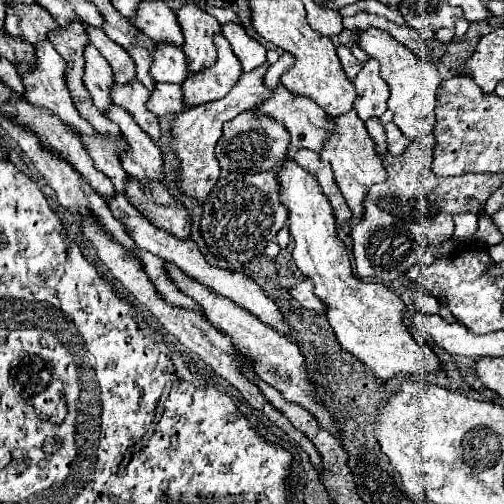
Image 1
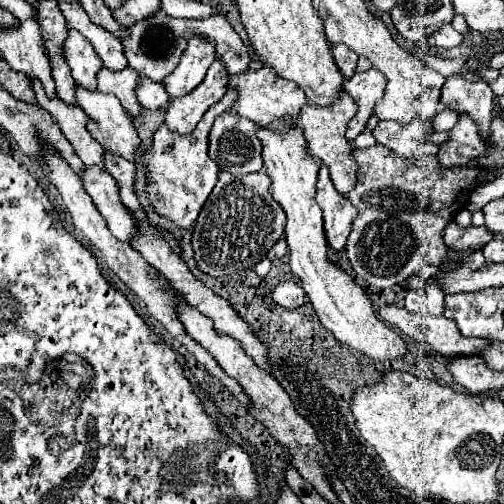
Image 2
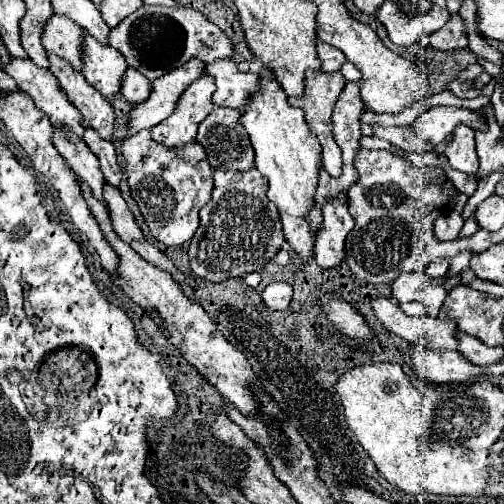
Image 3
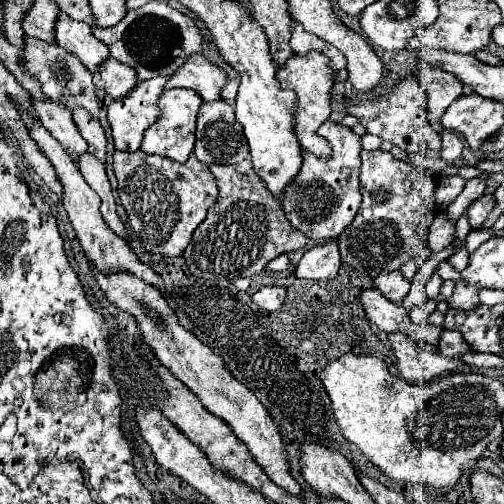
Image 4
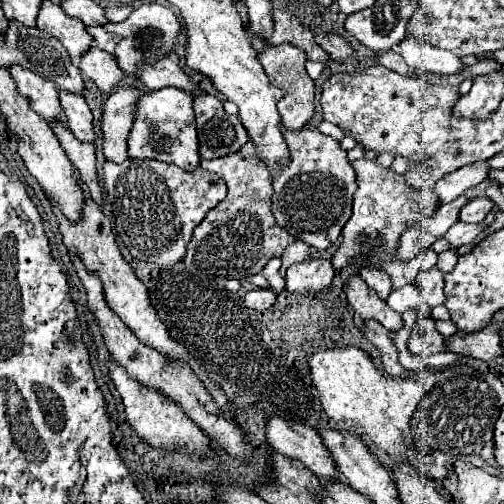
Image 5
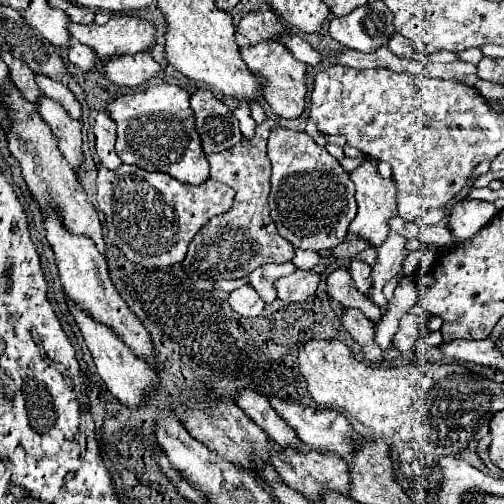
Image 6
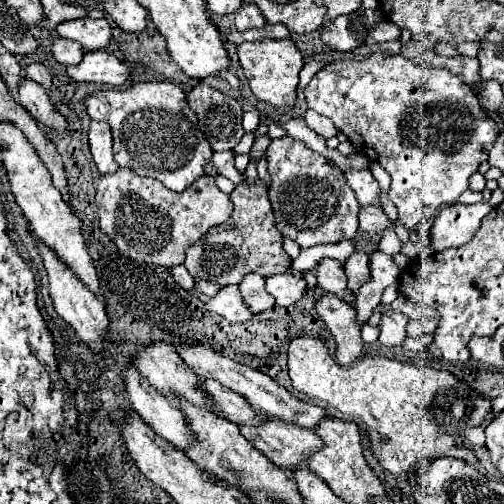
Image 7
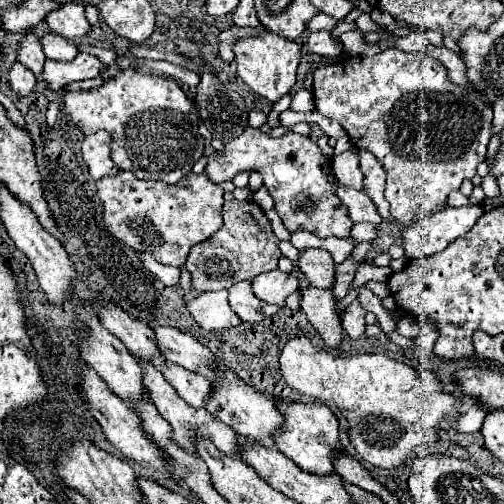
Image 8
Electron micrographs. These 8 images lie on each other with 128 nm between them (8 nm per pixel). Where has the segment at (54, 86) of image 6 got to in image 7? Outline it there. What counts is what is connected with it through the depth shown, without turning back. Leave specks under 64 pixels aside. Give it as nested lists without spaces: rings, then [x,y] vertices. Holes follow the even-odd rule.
[[[30,62],[24,72],[26,72],[26,78],[30,78],[30,80],[38,82],[40,86],[44,86],[46,90],[50,90],[52,80],[50,80],[50,74],[42,62]]]

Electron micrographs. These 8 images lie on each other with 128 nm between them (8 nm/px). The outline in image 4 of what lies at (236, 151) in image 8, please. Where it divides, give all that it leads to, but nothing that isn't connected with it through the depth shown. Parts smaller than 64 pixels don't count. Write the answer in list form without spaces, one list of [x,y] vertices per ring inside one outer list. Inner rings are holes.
[[[324,122],[318,128],[318,136],[326,138],[332,146],[332,156],[328,160],[320,160],[318,156],[312,156],[310,152],[302,152],[302,168],[288,184],[282,196],[282,208],[292,224],[292,228],[300,230],[314,242],[334,240],[340,236],[340,232],[352,222],[356,216],[358,204],[360,204],[360,138],[352,134],[350,128],[344,128],[336,122]]]

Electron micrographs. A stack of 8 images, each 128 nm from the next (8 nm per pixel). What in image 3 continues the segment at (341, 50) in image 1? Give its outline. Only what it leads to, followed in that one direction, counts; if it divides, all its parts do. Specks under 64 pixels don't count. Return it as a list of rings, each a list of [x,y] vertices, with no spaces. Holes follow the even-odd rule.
[[[318,40],[316,52],[318,52],[318,60],[322,62],[322,68],[324,68],[326,72],[336,72],[336,70],[340,70],[342,64],[346,62],[346,56],[344,56],[338,48],[334,48],[334,46],[326,44],[326,42],[320,42],[320,40]]]

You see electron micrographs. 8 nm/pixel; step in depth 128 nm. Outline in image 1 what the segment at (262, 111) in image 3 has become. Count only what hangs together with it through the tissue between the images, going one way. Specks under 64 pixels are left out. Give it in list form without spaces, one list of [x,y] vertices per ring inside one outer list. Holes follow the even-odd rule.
[[[286,158],[278,170],[278,182],[280,200],[288,208],[290,238],[294,240],[292,258],[298,270],[312,280],[316,296],[324,302],[328,322],[340,346],[370,366],[382,380],[394,378],[396,374],[438,372],[440,362],[436,354],[428,346],[420,346],[404,326],[404,302],[386,286],[354,276],[348,252],[336,234],[336,218],[332,216],[330,202],[324,198],[318,180],[292,158]]]

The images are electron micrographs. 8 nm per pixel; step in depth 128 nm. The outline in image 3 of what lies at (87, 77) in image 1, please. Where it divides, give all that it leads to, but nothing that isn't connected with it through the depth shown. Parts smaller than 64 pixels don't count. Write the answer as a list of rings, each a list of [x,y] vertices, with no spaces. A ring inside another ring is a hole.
[[[52,14],[48,24],[44,24],[44,48],[48,52],[56,52],[60,58],[68,60],[76,70],[82,66],[82,28],[68,20],[66,16]]]

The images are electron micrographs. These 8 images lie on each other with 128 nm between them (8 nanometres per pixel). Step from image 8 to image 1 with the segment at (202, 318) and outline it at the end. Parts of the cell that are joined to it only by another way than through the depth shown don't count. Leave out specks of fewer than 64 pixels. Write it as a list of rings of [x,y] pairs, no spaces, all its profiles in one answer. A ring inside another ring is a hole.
[[[302,280],[298,282],[294,288],[290,288],[290,294],[294,300],[298,300],[304,308],[308,310],[324,310],[324,304],[318,300],[318,296],[314,294],[314,288],[312,288],[312,282],[310,280]]]

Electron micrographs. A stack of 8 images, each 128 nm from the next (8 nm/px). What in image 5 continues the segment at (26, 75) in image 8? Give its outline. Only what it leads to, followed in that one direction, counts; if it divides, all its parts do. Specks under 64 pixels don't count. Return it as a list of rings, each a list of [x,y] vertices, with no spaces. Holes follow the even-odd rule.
[[[60,120],[52,122],[52,130],[56,132],[56,136],[58,136],[62,148],[66,150],[66,156],[70,158],[70,162],[78,168],[80,178],[88,186],[92,200],[102,204],[102,190],[100,190],[98,180],[96,180],[96,154],[94,154],[94,146],[76,140],[72,136],[72,132],[66,128],[66,124],[60,124]]]

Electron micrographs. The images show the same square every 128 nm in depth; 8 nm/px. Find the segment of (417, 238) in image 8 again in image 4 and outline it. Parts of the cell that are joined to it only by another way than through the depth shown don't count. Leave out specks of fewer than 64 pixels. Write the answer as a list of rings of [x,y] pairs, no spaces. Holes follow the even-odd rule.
[[[486,194],[486,196],[480,196],[478,200],[474,200],[466,212],[470,226],[478,228],[486,220],[486,216],[492,212],[492,208],[494,208],[494,196],[492,194]]]

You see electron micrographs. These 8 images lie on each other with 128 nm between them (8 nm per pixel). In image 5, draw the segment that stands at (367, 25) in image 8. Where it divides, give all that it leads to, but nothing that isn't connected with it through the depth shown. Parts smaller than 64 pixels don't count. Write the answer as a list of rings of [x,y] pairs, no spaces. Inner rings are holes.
[[[404,38],[398,46],[400,46],[400,54],[402,54],[404,62],[412,68],[422,68],[422,70],[438,74],[438,76],[456,74],[464,68],[464,64],[452,52],[434,48],[434,46],[426,44],[424,40]]]

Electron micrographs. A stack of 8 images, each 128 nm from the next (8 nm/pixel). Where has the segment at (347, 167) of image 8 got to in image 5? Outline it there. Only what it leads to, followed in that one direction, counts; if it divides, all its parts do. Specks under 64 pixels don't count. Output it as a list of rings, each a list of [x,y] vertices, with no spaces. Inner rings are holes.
[[[358,158],[352,162],[352,168],[356,172],[358,190],[354,194],[352,216],[342,228],[342,242],[332,258],[335,271],[352,262],[370,268],[378,268],[380,262],[392,262],[400,234],[414,222],[430,218],[438,208],[438,196],[434,192],[410,188],[402,176],[394,174],[390,168],[378,166],[374,160]]]

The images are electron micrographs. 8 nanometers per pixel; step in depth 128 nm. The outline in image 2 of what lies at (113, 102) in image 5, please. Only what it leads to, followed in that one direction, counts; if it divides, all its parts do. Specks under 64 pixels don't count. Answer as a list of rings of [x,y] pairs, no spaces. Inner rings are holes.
[[[194,36],[188,40],[188,48],[182,54],[180,64],[176,70],[162,80],[170,100],[186,96],[190,90],[194,90],[206,76],[206,70],[214,62],[214,44],[206,42],[200,36]]]

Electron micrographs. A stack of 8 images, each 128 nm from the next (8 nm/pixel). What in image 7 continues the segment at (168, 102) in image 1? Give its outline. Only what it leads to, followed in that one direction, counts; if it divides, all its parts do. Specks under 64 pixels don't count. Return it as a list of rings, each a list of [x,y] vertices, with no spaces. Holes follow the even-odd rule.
[[[56,38],[52,42],[52,56],[56,58],[56,62],[70,66],[70,64],[80,64],[84,52],[80,48],[80,44],[76,44],[74,40],[66,40],[66,38]]]

